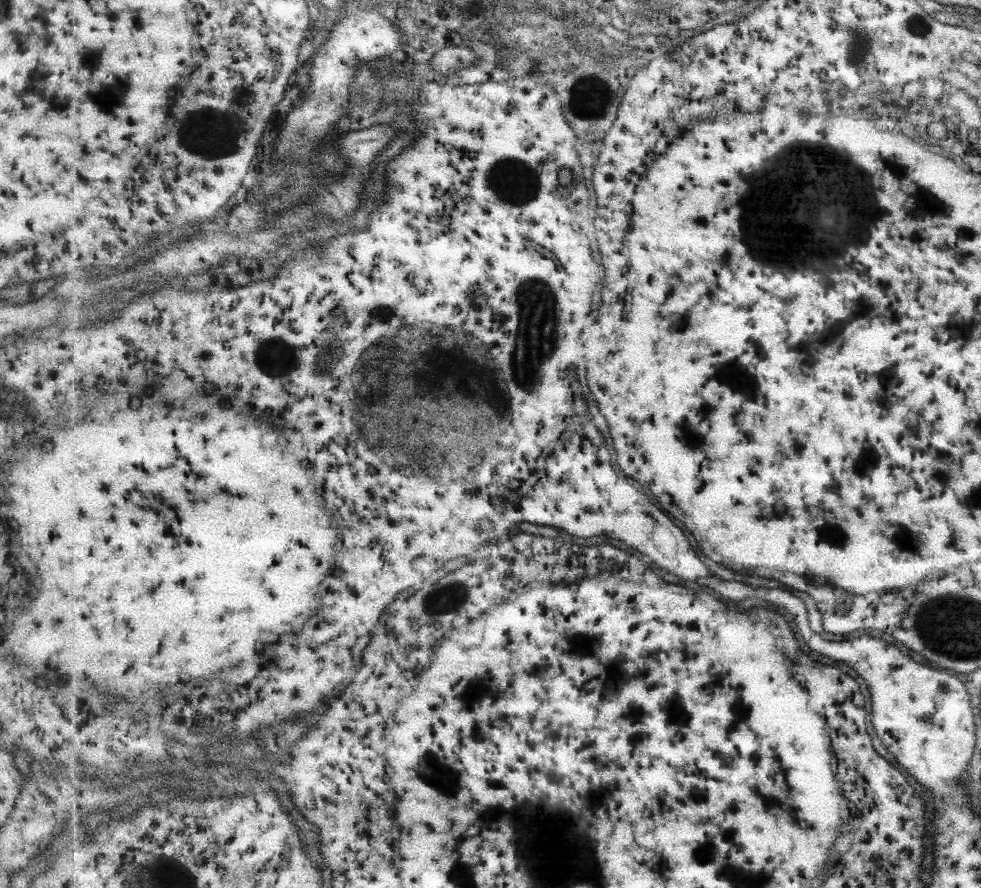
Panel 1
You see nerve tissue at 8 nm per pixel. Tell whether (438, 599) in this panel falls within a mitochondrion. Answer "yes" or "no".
yes

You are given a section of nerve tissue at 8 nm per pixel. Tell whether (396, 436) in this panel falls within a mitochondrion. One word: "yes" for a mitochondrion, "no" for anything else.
yes

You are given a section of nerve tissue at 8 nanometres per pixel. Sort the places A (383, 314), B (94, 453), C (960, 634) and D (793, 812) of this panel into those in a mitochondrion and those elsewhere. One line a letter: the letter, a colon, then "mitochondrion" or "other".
A: other
B: other
C: mitochondrion
D: other

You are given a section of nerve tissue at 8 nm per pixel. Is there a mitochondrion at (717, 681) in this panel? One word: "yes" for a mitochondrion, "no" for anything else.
no

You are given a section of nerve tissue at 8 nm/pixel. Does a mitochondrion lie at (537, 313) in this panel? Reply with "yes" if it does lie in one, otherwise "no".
yes

